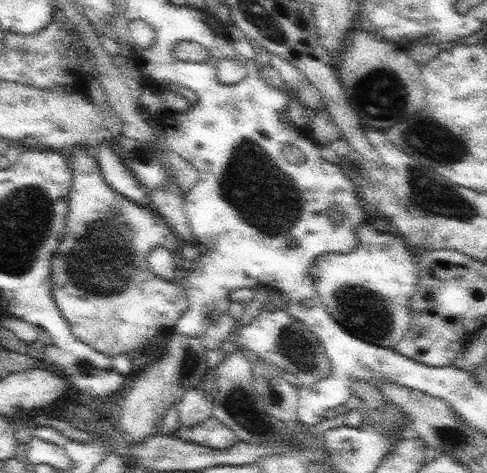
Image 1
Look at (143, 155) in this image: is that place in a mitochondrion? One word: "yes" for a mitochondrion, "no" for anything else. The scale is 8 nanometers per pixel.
yes

